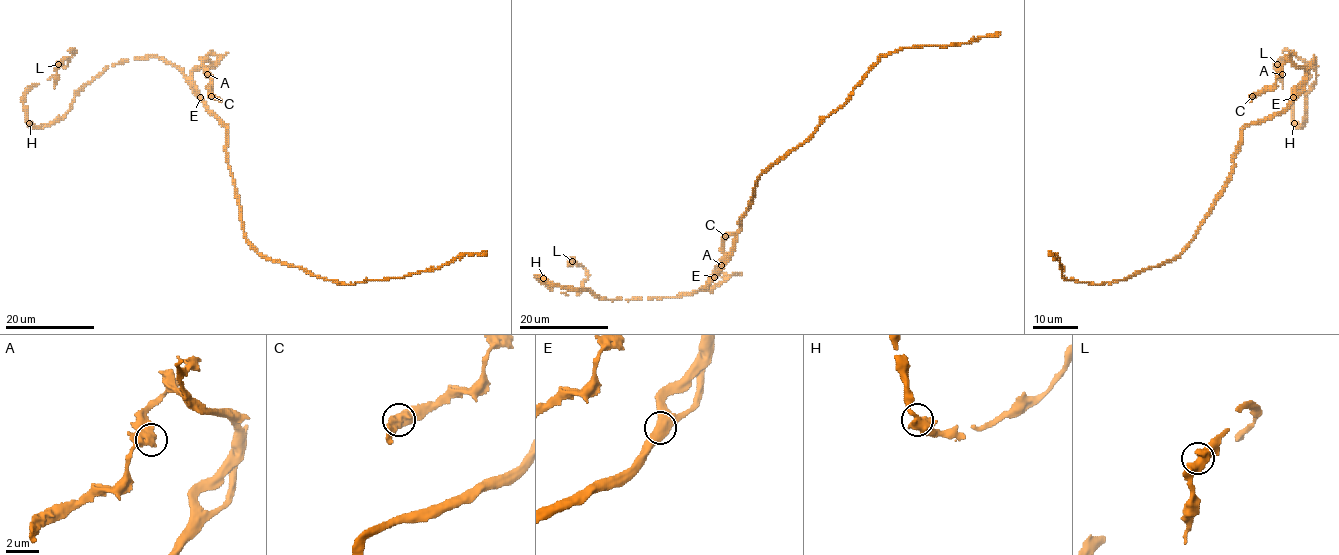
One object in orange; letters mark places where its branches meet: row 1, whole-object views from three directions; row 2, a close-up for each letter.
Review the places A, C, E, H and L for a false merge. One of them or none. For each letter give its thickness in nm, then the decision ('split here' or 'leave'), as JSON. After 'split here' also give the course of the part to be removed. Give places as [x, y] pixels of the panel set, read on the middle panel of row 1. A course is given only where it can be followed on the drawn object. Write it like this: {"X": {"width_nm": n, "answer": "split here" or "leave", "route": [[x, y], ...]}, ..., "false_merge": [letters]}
{"A": {"width_nm": 600, "answer": "leave"}, "C": {"width_nm": 600, "answer": "leave"}, "E": {"width_nm": 600, "answer": "leave"}, "H": {"width_nm": 550, "answer": "leave"}, "L": {"width_nm": 600, "answer": "leave"}, "false_merge": []}

